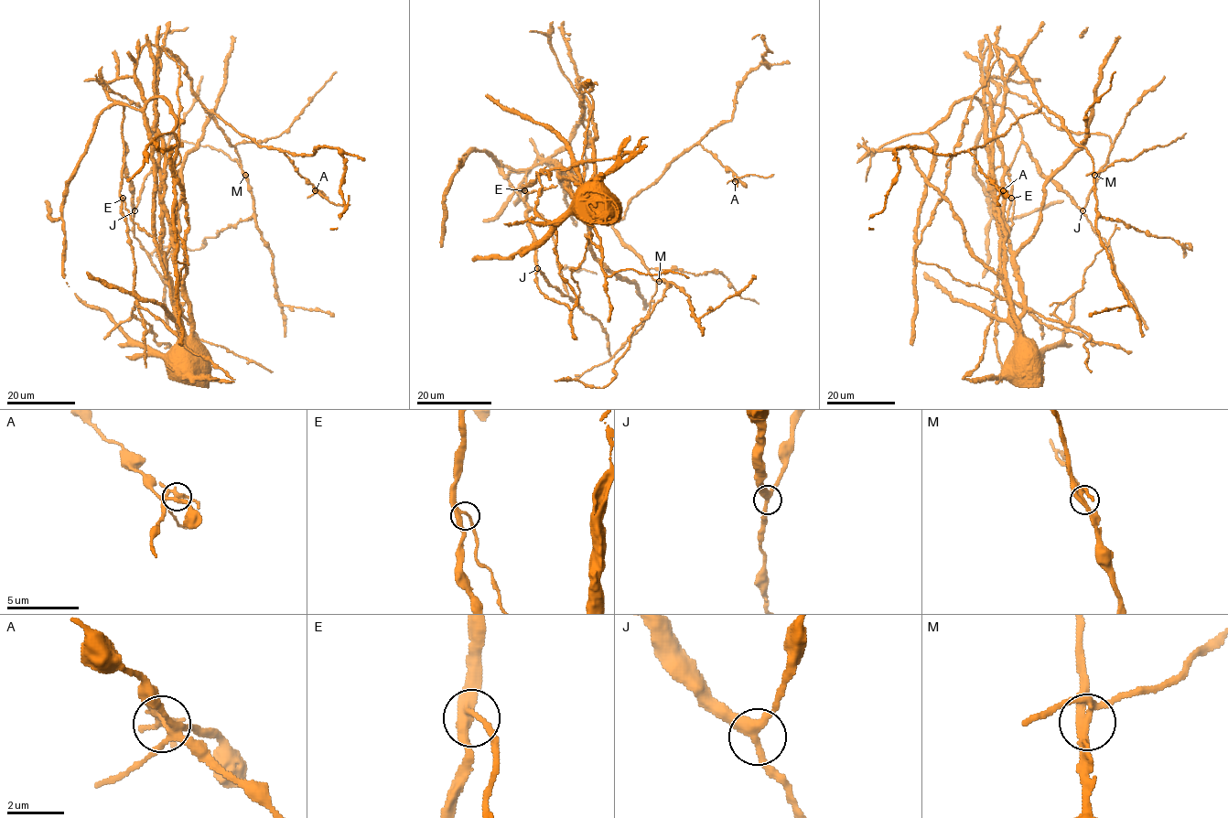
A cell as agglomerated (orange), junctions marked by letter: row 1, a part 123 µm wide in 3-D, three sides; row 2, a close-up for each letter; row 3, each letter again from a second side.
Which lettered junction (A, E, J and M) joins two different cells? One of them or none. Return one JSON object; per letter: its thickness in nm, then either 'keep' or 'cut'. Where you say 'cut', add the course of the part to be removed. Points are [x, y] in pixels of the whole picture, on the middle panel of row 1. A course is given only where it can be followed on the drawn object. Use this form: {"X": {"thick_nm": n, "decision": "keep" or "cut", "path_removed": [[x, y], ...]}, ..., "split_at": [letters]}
{"A": {"thick_nm": 220, "decision": "keep"}, "E": {"thick_nm": 260, "decision": "keep"}, "J": {"thick_nm": 320, "decision": "keep"}, "M": {"thick_nm": 280, "decision": "cut", "path_removed": [[659, 281], [644, 324], [608, 360], [566, 382]]}, "split_at": ["M"]}

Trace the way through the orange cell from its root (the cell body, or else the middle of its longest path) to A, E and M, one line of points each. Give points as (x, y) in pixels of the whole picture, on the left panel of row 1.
A: (177, 358), (177, 302), (161, 250), (159, 48), (186, 68), (203, 105), (259, 145), (281, 150), (315, 190)
E: (177, 358), (178, 325), (155, 240), (149, 130), (145, 115), (123, 105), (122, 124), (123, 198)
M: (177, 358), (177, 302), (161, 250), (156, 111), (160, 48), (186, 68), (192, 92), (235, 146), (245, 175)

